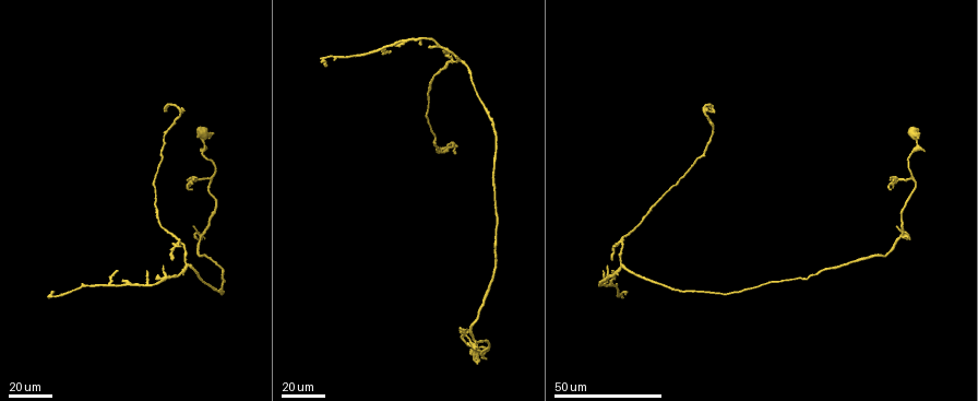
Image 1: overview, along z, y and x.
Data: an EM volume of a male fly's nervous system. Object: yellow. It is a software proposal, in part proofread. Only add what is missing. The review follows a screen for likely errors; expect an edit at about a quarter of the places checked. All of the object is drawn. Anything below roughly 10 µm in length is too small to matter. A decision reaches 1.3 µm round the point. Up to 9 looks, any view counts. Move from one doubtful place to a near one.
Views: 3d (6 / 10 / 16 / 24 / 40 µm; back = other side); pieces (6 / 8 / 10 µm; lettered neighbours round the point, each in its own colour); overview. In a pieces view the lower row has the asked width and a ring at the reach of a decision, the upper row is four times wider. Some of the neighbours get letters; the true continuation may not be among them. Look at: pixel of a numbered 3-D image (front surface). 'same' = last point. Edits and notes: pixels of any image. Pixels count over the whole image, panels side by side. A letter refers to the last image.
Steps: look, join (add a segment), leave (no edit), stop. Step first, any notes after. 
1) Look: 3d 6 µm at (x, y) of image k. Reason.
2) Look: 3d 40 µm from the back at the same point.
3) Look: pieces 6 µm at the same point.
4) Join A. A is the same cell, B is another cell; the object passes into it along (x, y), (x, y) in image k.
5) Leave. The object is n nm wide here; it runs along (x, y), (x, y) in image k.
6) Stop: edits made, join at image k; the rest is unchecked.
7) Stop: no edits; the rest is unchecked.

Look: 3d 24 µm at (121, 281) of image 1. Branch stops here.

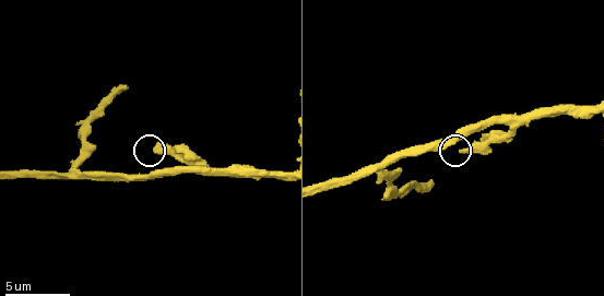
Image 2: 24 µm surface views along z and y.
Look: pieces 6 µm at (462, 150) of image 2.

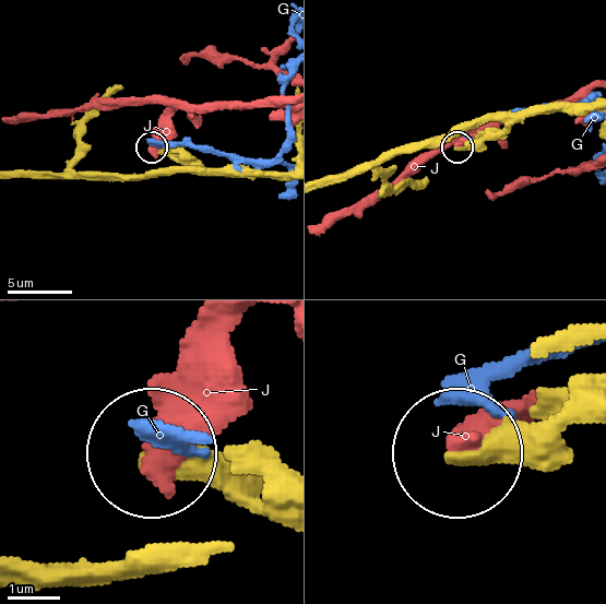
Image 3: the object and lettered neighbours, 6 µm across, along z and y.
Leave. The object is 410 nm wide here; G and J are other cells; it runs along (285, 176), (210, 176), (152, 147) in image 3; none of them fits.

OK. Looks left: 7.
Look: 3d 40 µm at (182, 245) of image 1. Free end.

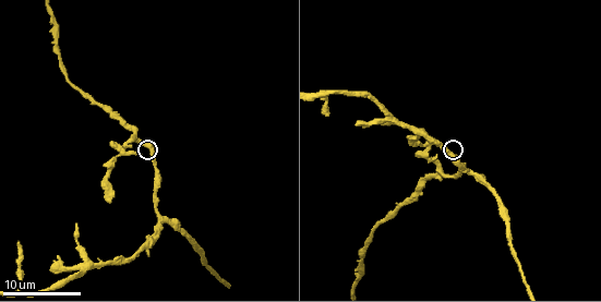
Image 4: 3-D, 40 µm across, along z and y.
Look: pieces 8 µm at (141, 154) of image 4. See the neighbours.

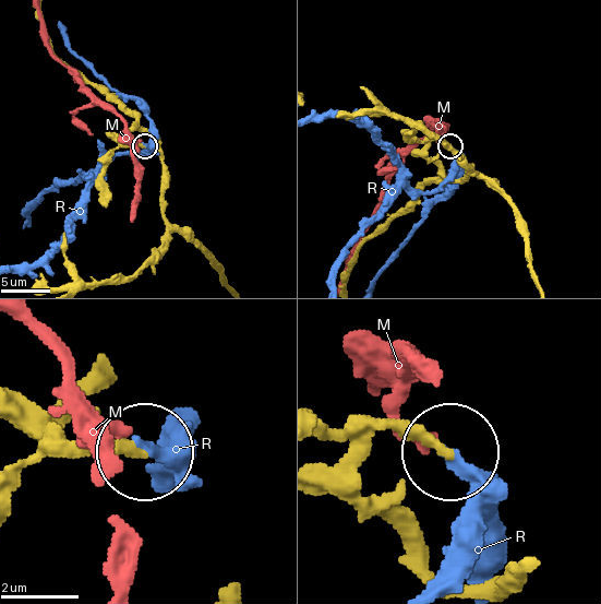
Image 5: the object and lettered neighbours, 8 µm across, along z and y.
Leave. The object is 220 nm wide here; M and R are other cells; none of them fits.

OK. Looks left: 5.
Look: 3d 40 µm at (163, 109) of image 1. Free end.

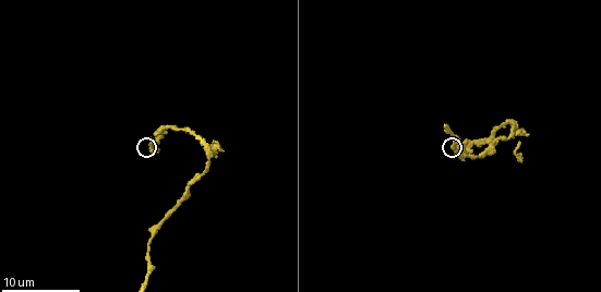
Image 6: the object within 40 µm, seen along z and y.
Look: pieces 6 µm at (152, 153) of image 6. See the neighbours.

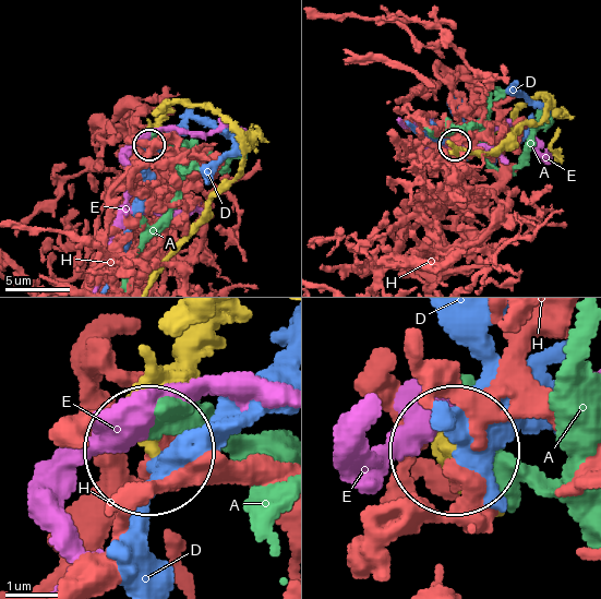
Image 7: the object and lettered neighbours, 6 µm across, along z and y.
Leave. A, D, E and H are other cells; it runs along (221, 318), (147, 443) in image 7; none of them fits.

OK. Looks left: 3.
Look: 3d 24 µm at (485, 357) of image 1. An open end.

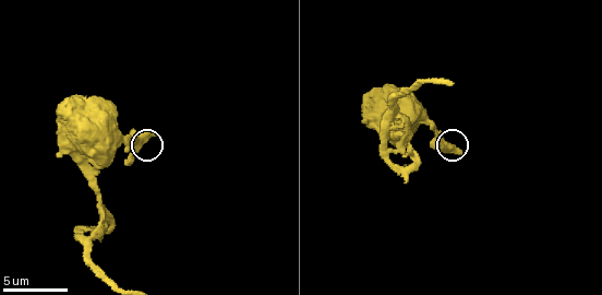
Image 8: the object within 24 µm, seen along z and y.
Look: pieces 8 µm at (460, 152) of image 8.

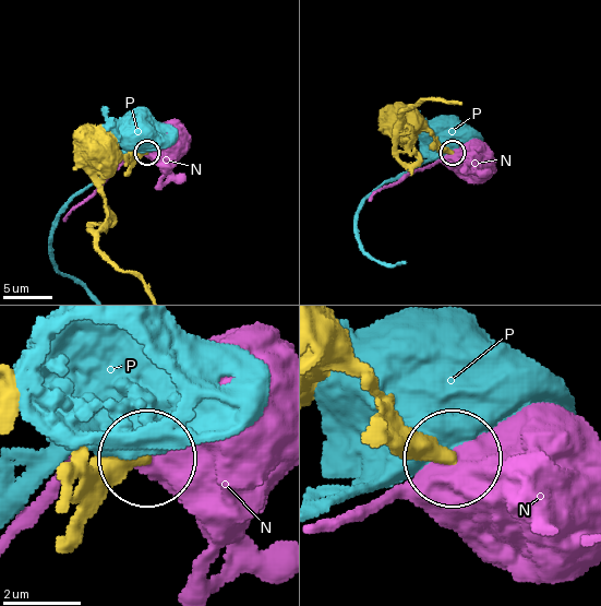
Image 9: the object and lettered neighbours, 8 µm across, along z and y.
Leave. N and P are other cells; it runs along (64, 471), (139, 464) in image 9; none of them fits.

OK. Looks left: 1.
Stop: no edits; the rest is unchecked.

